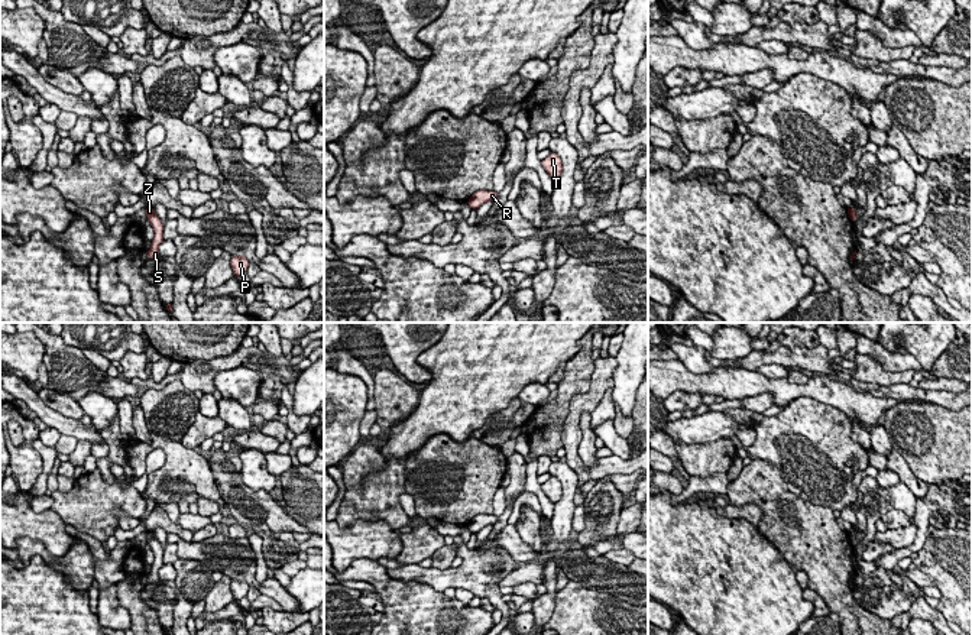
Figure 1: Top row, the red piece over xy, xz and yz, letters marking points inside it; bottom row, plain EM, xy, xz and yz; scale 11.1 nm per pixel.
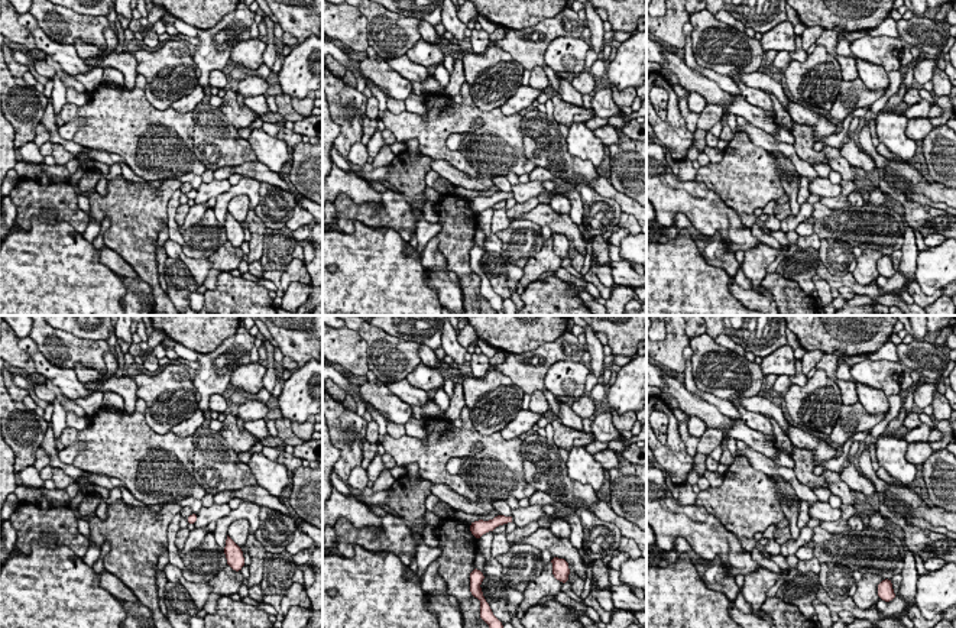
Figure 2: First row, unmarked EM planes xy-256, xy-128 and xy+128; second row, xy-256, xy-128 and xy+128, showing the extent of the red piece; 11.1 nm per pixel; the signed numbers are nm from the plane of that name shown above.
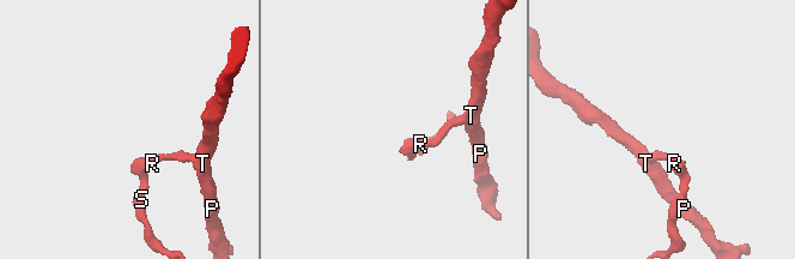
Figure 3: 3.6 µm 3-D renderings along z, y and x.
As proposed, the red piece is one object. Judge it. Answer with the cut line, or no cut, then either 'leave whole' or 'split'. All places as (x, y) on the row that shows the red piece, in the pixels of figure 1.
cut none; leave whole

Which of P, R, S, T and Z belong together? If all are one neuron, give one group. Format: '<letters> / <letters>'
P R S T Z

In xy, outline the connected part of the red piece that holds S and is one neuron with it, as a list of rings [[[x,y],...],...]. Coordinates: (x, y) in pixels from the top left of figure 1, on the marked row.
[[[146,207],[146,221],[149,221],[155,230],[150,249],[146,250],[148,259],[152,259],[159,256],[158,247],[163,242],[163,224],[158,214],[155,213],[153,207]]]

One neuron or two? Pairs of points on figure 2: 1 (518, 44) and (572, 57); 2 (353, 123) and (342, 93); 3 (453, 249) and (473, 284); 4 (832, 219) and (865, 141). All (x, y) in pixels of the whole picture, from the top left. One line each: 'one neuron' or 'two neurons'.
1: two neurons
2: one neuron
3: one neuron
4: two neurons

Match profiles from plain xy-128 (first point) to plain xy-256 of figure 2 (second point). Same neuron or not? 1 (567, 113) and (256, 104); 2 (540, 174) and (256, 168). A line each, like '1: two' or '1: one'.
1: two
2: one

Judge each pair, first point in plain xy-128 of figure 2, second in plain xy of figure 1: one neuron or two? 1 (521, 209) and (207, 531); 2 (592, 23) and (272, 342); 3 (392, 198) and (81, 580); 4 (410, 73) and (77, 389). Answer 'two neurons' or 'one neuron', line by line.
1: one neuron
2: one neuron
3: one neuron
4: two neurons

